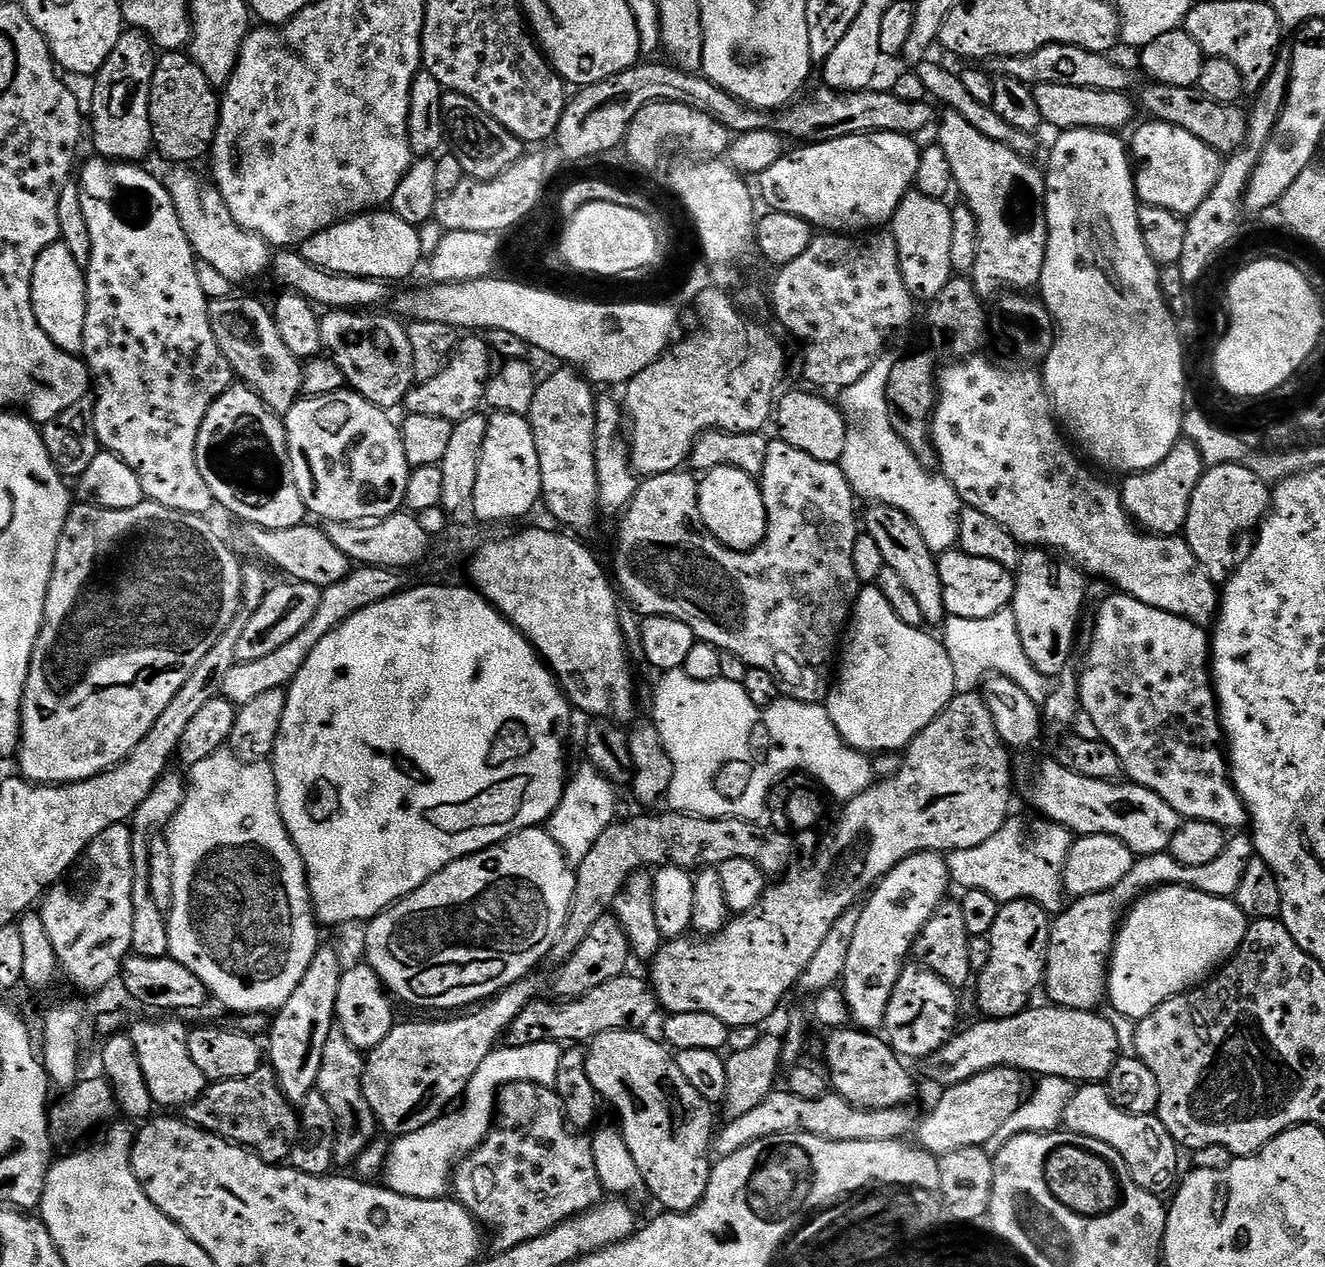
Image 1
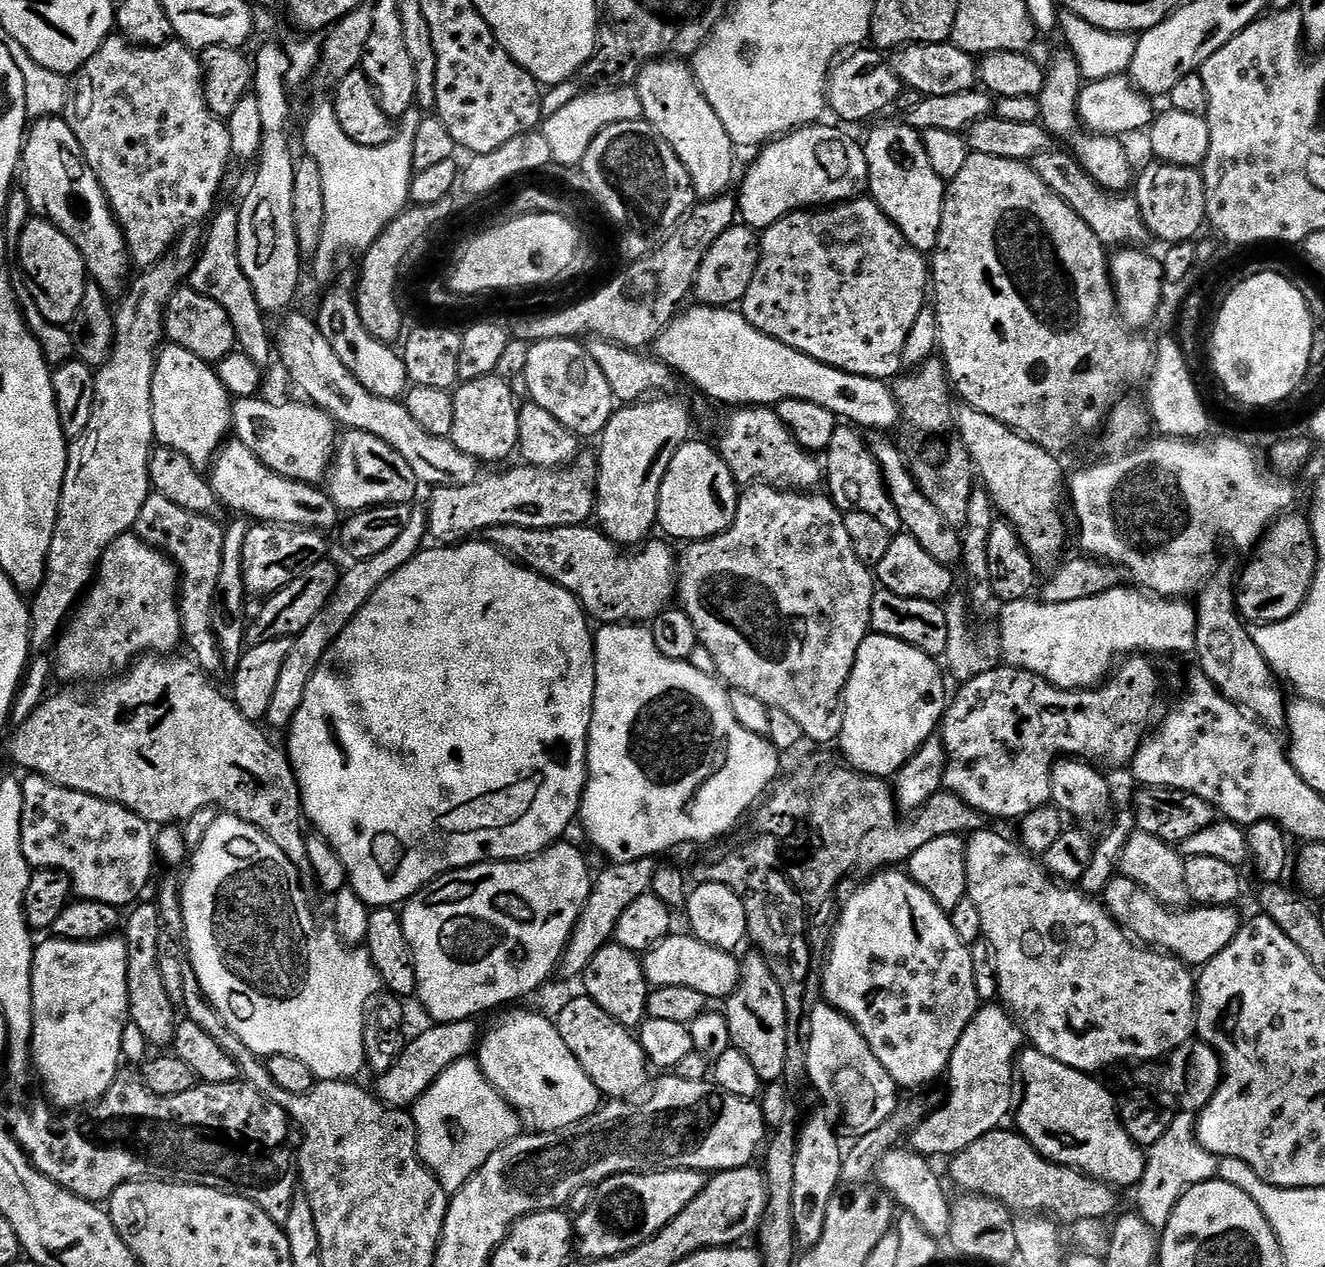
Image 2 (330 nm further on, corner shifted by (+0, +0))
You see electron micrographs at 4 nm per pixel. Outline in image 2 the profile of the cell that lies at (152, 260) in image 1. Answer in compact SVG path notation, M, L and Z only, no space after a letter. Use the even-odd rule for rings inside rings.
M64 119L37 120L27 129L22 153L22 180L23 176L22 190L28 195L29 209L39 219L48 220L58 230L62 230L62 234L66 234L66 238L70 238L70 242L74 242L74 246L82 254L87 275L101 288L111 290L116 279L126 275L128 268L130 269L124 231L112 213L112 207L108 204L98 178L94 178L94 170L90 170L82 154L82 146L78 146L78 138L74 138L74 130L70 130Z

